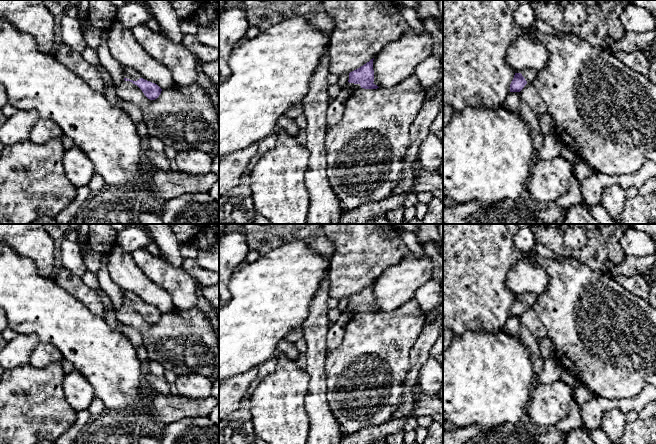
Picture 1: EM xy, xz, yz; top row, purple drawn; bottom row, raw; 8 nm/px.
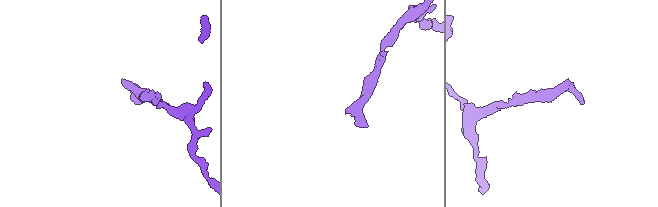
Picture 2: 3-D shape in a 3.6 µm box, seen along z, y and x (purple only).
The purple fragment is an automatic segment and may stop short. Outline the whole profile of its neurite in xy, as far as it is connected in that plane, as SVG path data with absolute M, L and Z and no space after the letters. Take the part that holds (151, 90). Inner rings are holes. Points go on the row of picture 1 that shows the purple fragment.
M124 67L123 76L125 81L130 81L137 85L150 100L157 99L161 94L162 89L157 84L143 79L133 68Z

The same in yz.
M525 69L520 73L515 73L510 84L510 92L520 92L528 82L533 82L537 74L538 70L535 69Z

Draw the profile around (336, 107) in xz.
M347 82L341 89L341 92L335 97L327 107L327 127L331 127L339 122L345 109L347 100L353 93L356 84Z

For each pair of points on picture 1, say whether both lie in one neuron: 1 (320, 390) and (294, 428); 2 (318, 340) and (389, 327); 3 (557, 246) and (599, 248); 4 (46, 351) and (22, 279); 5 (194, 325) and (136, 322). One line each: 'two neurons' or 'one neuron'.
1: two neurons
2: two neurons
3: one neuron
4: two neurons
5: one neuron

